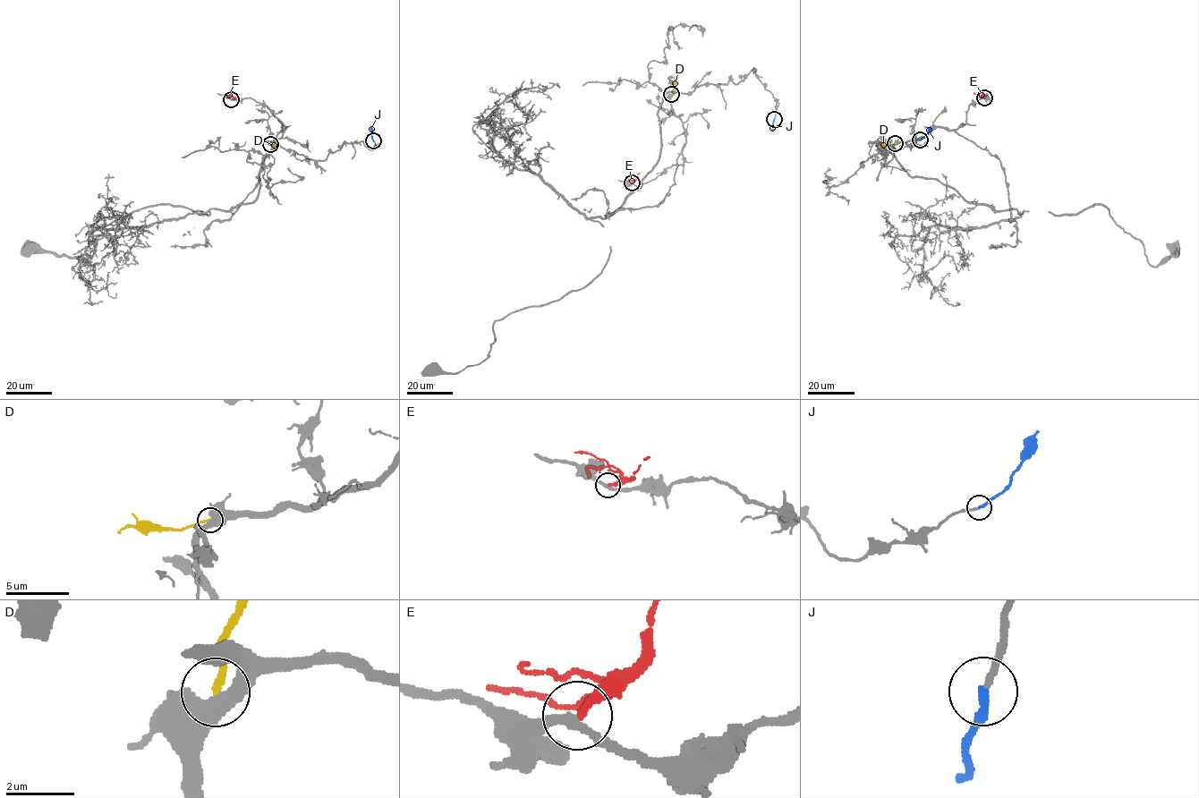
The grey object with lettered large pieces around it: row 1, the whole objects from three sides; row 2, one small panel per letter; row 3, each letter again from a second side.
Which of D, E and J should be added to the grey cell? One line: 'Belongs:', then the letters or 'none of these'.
Belongs: J

